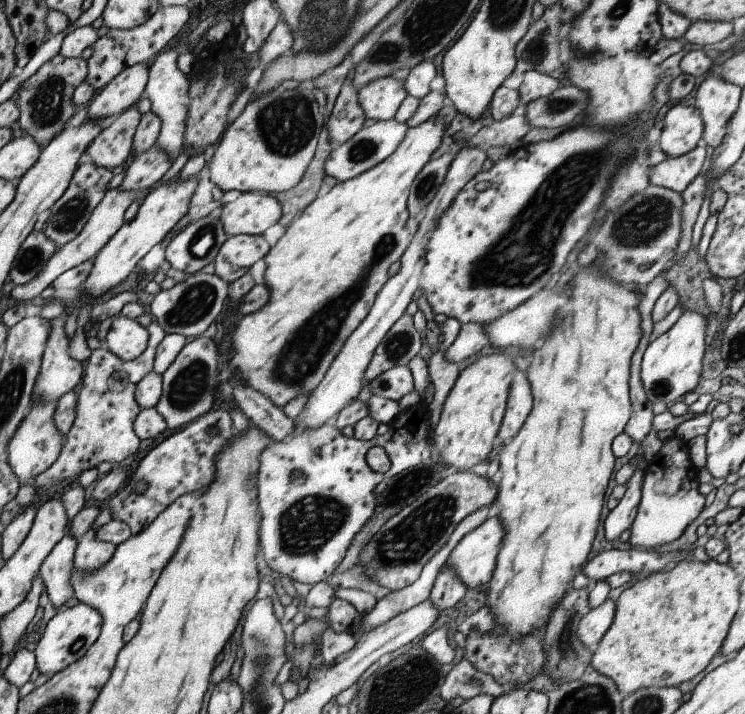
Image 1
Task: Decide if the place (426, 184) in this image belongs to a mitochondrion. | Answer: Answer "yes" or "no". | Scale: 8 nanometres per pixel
yes

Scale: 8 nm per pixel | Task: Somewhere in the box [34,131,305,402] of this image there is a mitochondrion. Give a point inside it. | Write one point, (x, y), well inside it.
(195, 303)

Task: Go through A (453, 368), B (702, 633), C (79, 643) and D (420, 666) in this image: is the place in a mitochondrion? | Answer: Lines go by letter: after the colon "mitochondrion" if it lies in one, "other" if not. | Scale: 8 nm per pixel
A: other
B: other
C: mitochondrion
D: other

